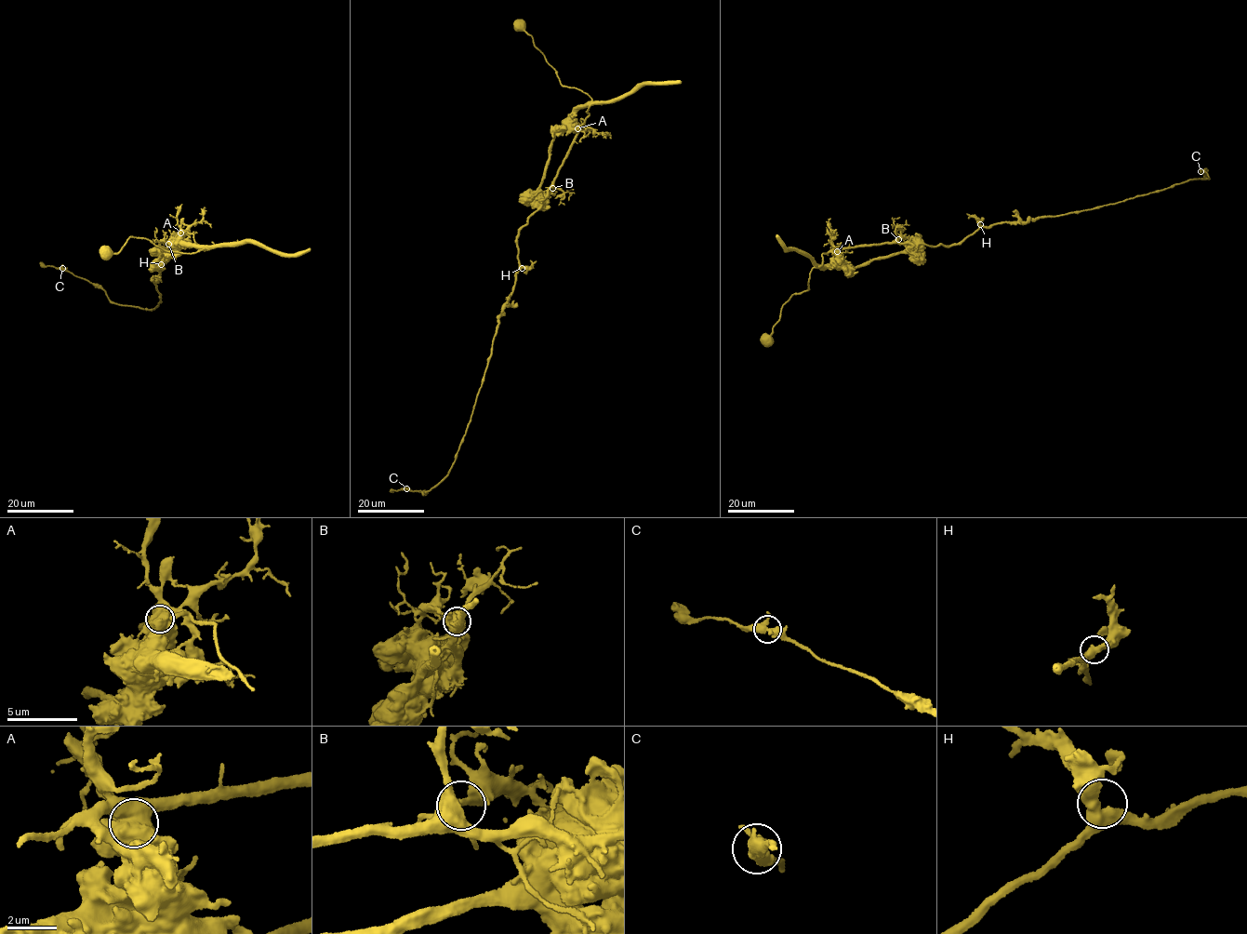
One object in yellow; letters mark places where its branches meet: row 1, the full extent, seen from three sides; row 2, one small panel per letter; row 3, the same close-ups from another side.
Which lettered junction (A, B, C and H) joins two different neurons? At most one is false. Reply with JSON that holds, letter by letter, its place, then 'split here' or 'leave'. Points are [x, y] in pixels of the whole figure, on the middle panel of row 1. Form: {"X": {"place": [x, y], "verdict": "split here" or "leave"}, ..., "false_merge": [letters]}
{"A": {"place": [577, 128], "verdict": "split here"}, "B": {"place": [552, 188], "verdict": "leave"}, "C": {"place": [406, 488], "verdict": "leave"}, "H": {"place": [522, 268], "verdict": "leave"}, "false_merge": ["A"]}

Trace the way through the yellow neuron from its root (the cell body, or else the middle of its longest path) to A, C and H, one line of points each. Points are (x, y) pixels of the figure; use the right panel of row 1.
A: (766, 338), (785, 302), (793, 294), (808, 289), (812, 269), (831, 262), (837, 251)
C: (766, 338), (815, 267), (848, 271), (947, 246), (998, 223), (1209, 179), (1200, 171)
H: (766, 338), (785, 302), (808, 289), (814, 268), (848, 271), (920, 245), (947, 246), (961, 242), (980, 224)

